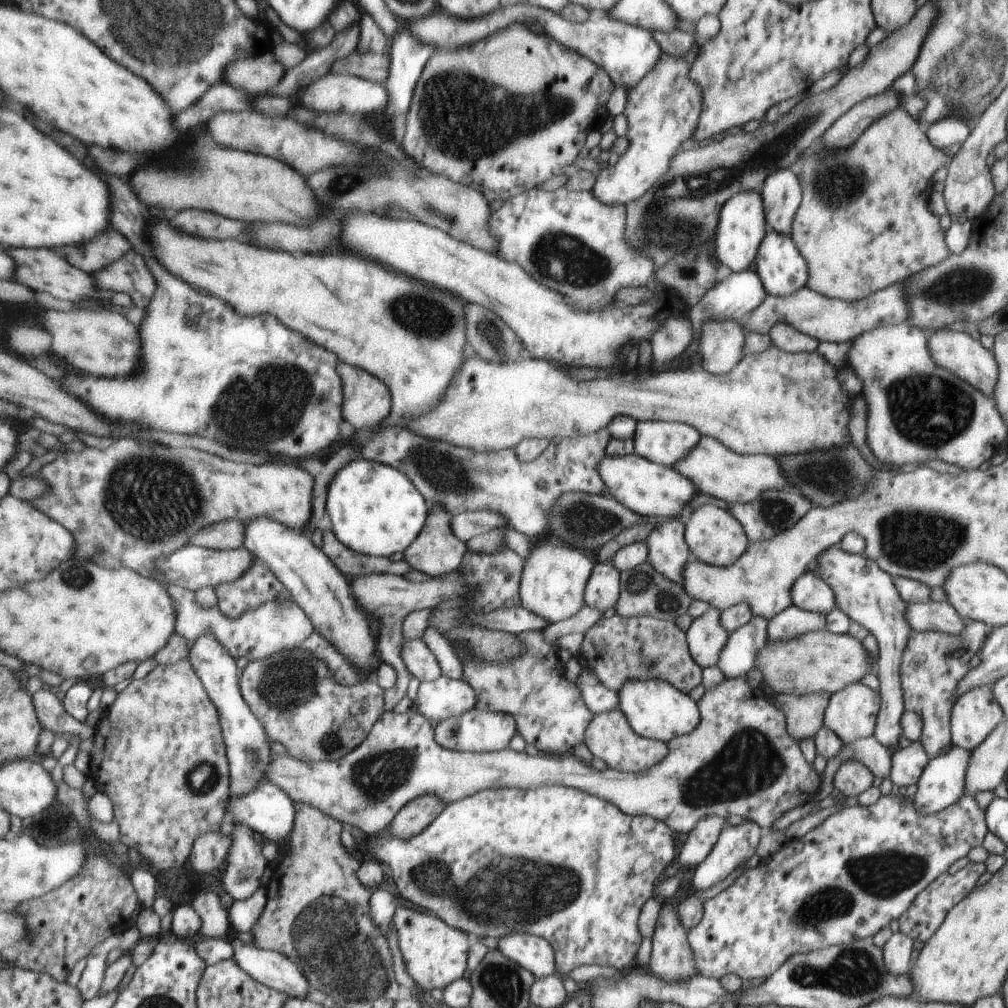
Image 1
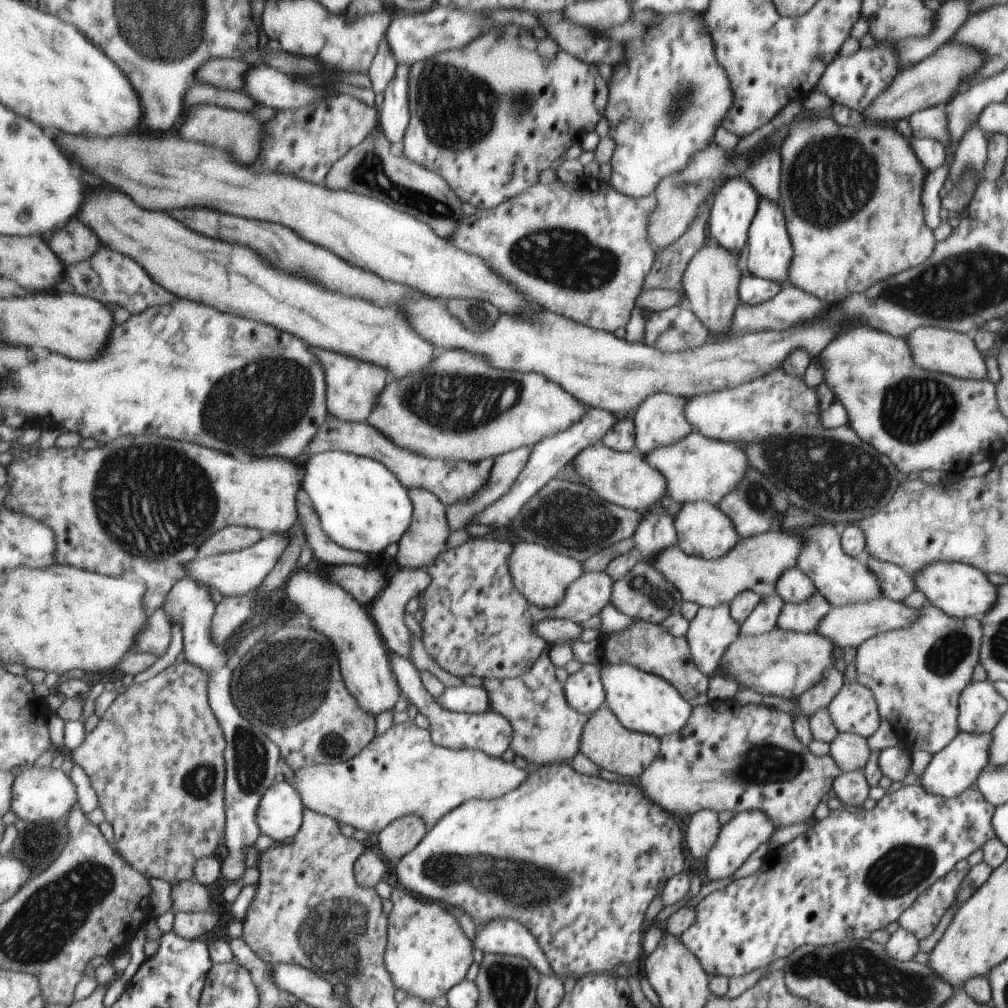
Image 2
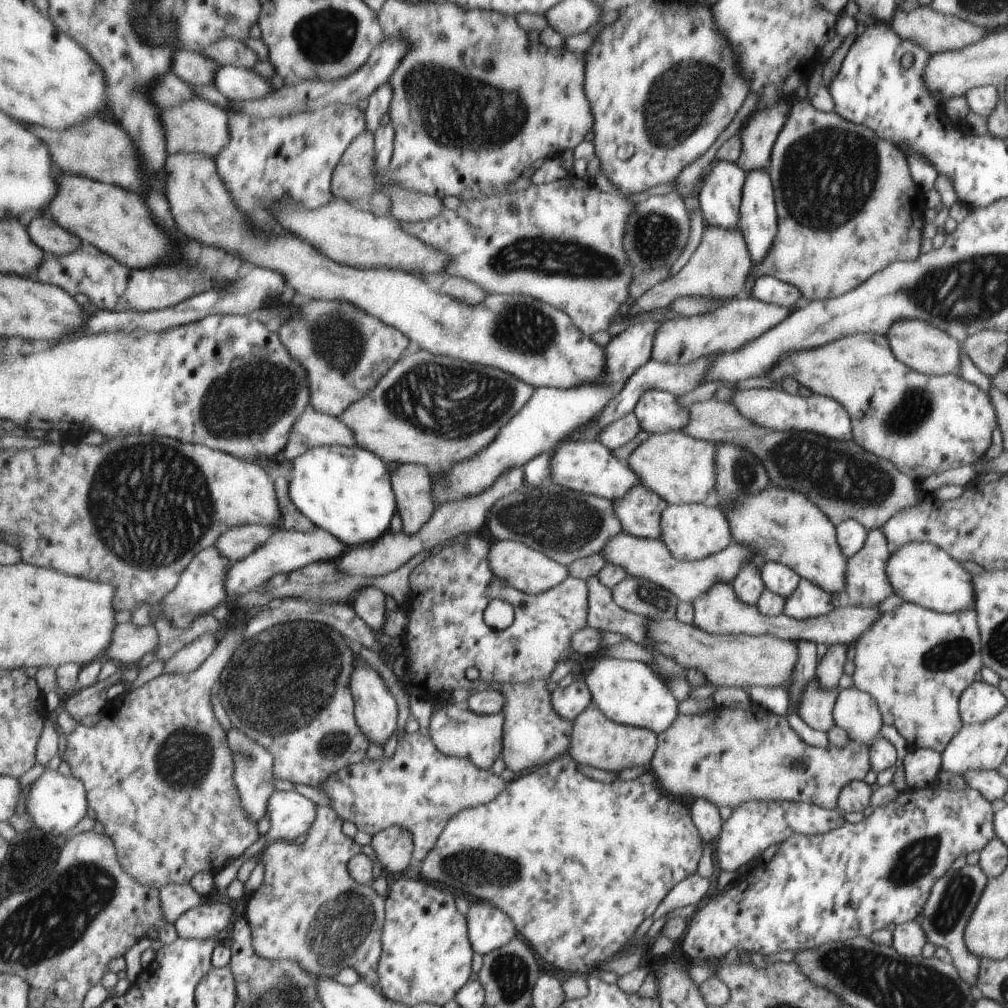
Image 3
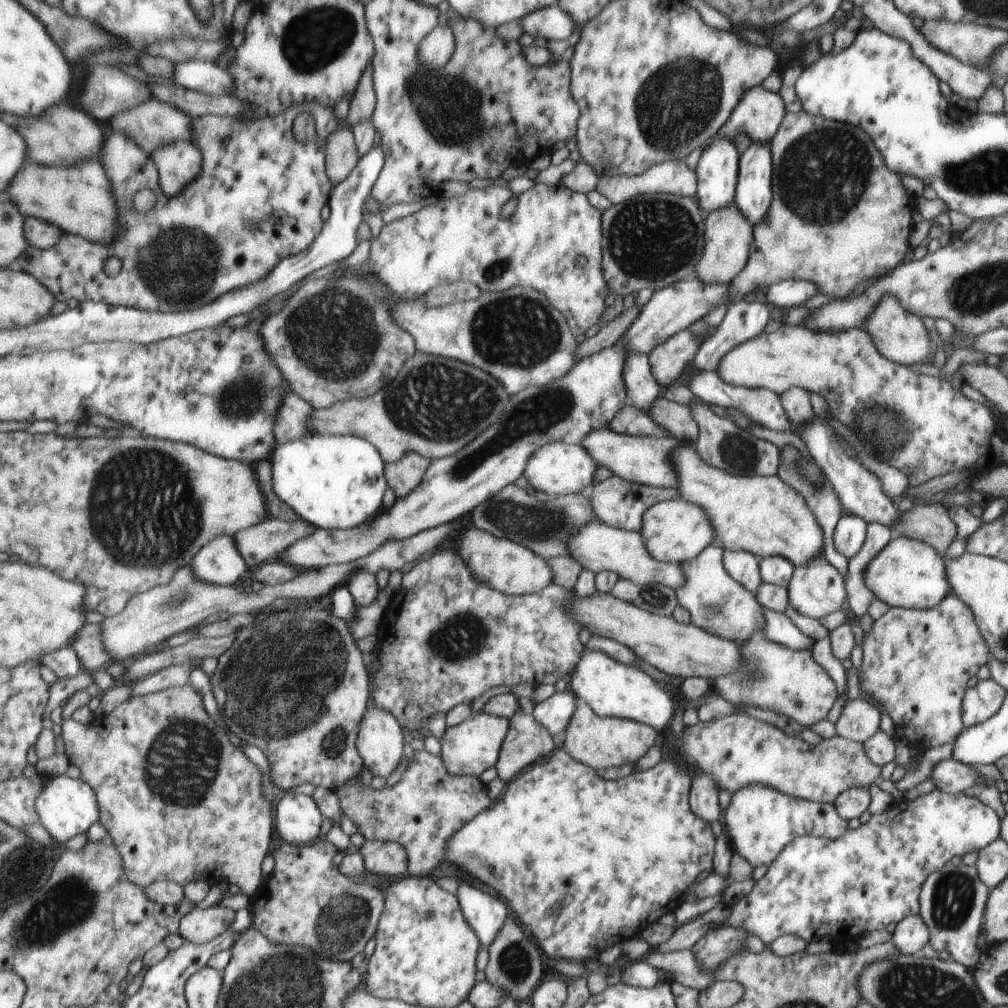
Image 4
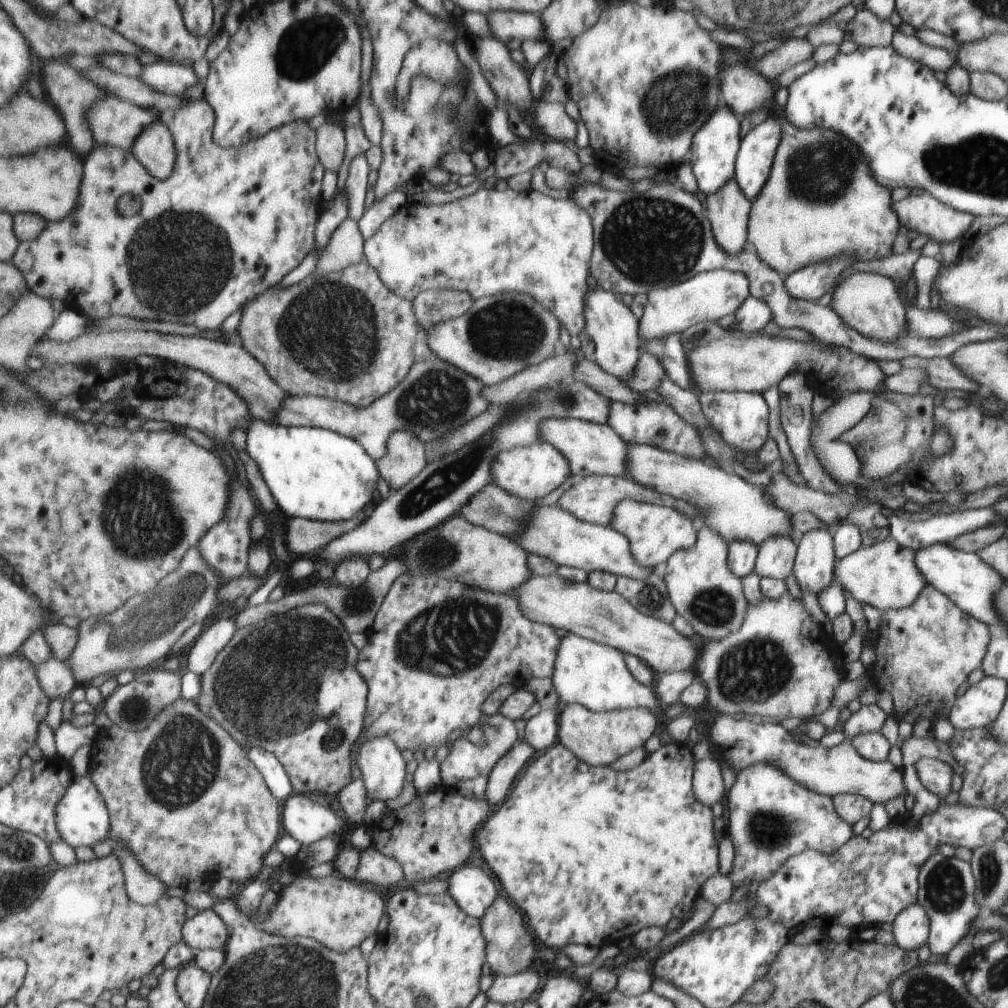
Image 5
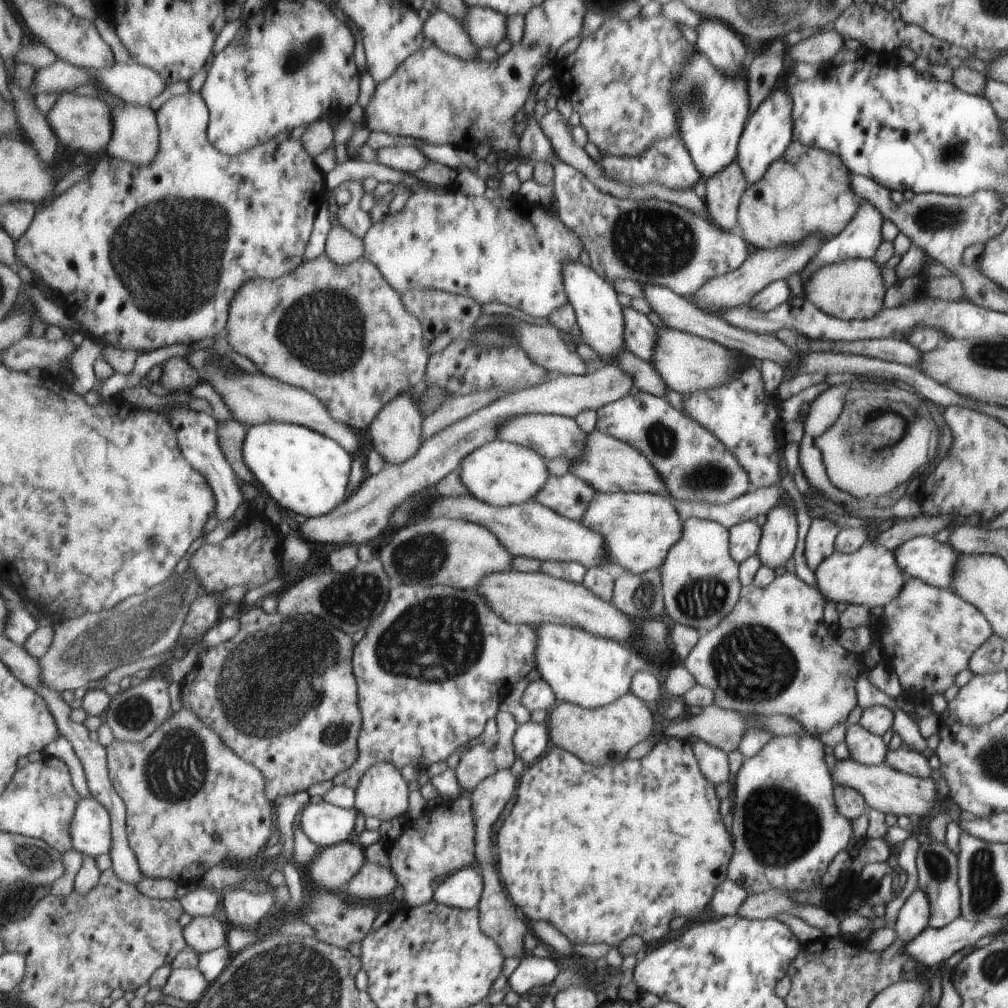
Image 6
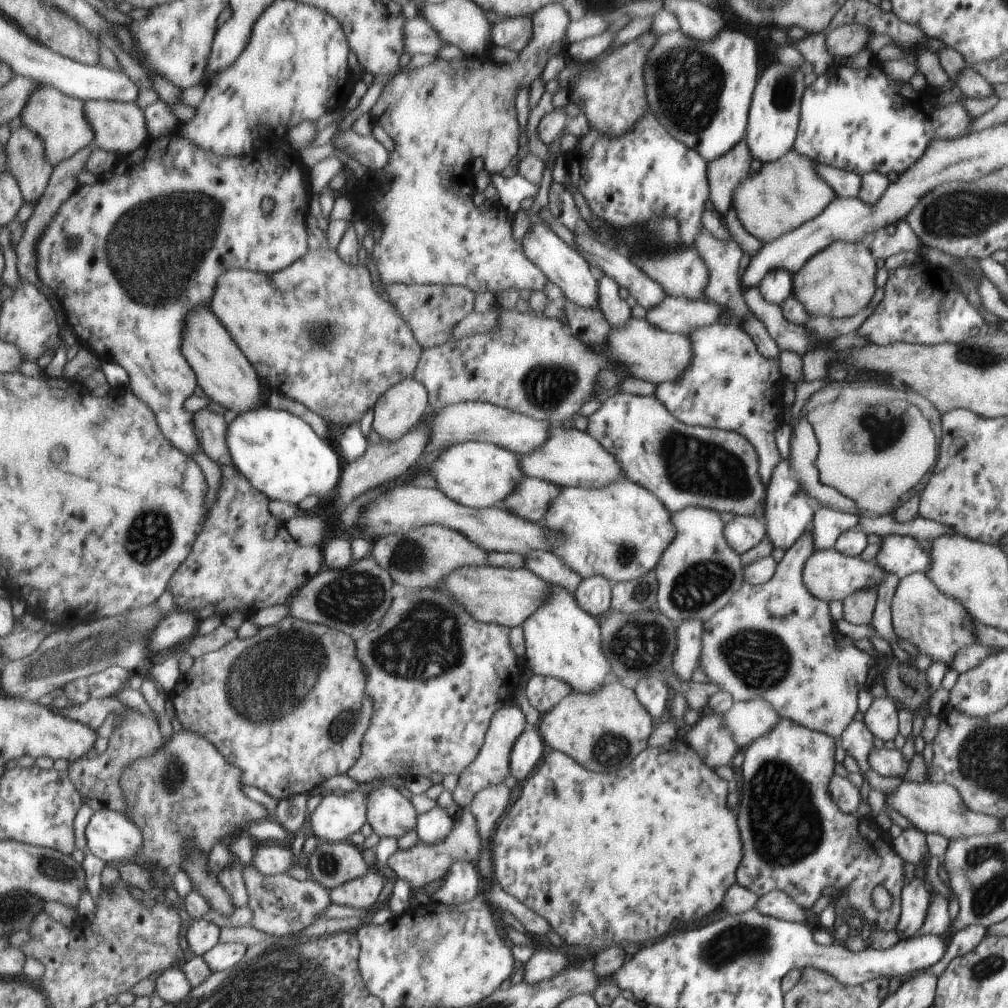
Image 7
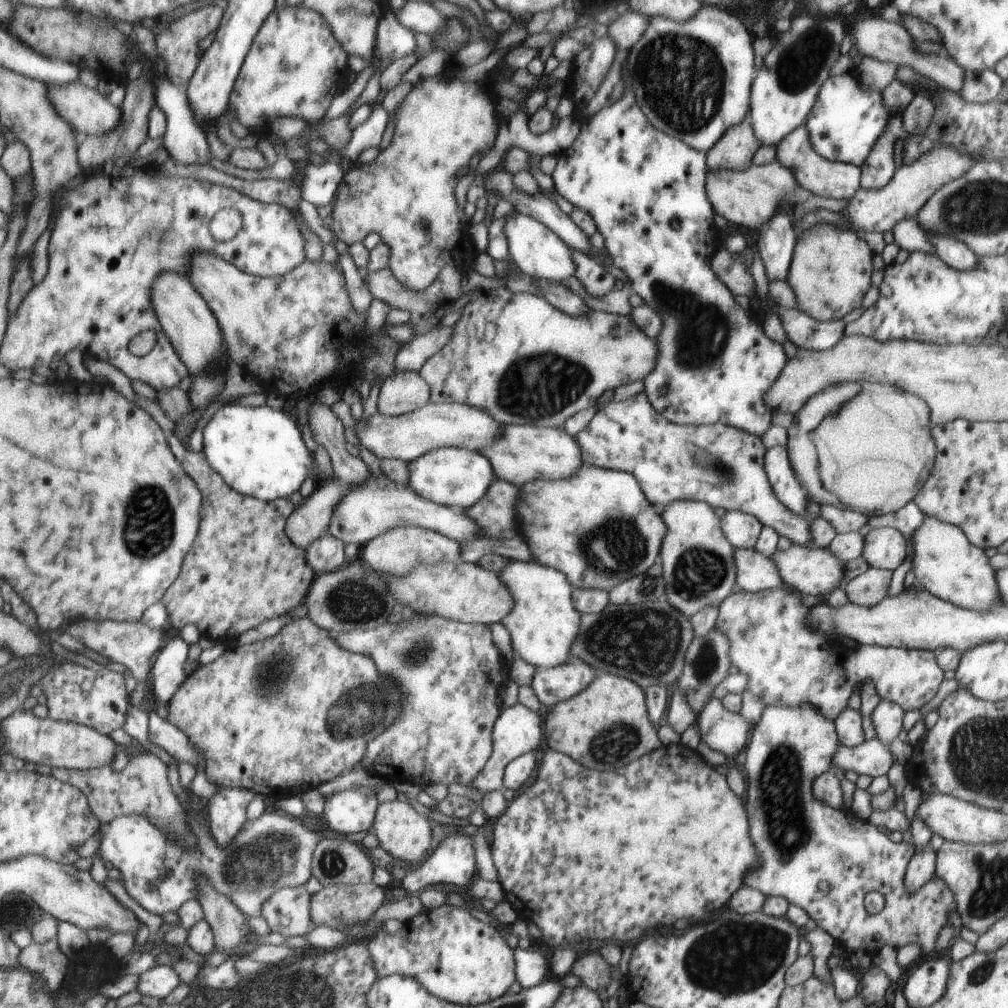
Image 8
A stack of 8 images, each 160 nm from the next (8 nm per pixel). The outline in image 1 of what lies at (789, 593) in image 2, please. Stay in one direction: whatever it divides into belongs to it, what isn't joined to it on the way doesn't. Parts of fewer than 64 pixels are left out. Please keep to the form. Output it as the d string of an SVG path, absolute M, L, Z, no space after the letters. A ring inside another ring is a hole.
M810 569L798 578L792 588L793 604L802 610L828 614L835 606L835 594L818 574Z

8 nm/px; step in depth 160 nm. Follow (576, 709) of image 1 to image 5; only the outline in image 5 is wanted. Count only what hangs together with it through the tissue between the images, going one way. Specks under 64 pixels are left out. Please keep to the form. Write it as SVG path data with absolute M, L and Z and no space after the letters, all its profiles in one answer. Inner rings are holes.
M526 739L516 742L513 745L513 749L501 758L494 768L494 770L488 775L488 784L486 786L486 794L484 799L492 806L502 802L506 796L508 796L508 790L512 786L512 782L516 780L516 776L520 774L520 770L528 764L530 756L534 754L534 746Z

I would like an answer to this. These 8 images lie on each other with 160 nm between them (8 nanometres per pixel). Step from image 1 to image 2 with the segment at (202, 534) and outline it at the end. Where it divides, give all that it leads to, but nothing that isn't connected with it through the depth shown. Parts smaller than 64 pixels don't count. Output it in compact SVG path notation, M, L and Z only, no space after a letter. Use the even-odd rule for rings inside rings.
M232 525L217 532L201 548L202 556L211 557L241 551L257 545L267 534L262 529Z

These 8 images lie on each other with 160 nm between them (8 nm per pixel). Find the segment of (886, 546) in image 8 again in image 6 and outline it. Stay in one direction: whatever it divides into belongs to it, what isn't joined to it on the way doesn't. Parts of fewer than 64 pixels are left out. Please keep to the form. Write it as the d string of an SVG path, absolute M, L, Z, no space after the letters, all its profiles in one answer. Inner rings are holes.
M916 536L896 548L897 562L906 577L920 578L930 586L951 590L963 555L949 543Z

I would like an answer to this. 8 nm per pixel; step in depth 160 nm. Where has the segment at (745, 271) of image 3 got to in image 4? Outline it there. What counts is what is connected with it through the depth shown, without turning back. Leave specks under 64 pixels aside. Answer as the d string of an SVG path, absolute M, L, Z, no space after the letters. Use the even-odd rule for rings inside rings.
M732 204L724 209L716 209L704 215L705 253L695 270L696 276L706 284L730 283L745 269L748 264L750 249L753 244L754 224ZM635 305L630 309L624 309L614 320L610 320L606 326L603 326L596 335L583 341L576 350L576 362L616 344L630 328L640 311L641 309L636 308Z

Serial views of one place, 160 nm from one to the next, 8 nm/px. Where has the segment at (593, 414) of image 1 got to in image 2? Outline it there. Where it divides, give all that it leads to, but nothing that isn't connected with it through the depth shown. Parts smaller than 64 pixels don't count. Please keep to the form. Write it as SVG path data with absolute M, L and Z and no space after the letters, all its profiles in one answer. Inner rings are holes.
M444 350L442 358L436 354L436 360L430 364L428 369L422 369L420 373L412 373L410 376L404 377L403 379L391 377L386 384L386 388L384 388L384 392L382 392L380 396L380 401L377 402L377 408L373 410L373 413L369 414L365 422L384 432L384 434L392 439L399 447L413 451L423 457L440 460L480 462L495 459L496 457L500 457L501 454L508 453L520 447L532 448L538 441L552 437L556 433L561 433L563 430L568 429L570 425L576 424L586 412L588 412L588 406L586 406L586 404L580 402L576 396L564 390L560 384L550 382L544 375L538 373L505 371L495 366L490 366L487 359L479 355L467 353L462 350L460 350L460 352L458 352L458 350ZM781 368L733 389L694 395L688 399L685 417L696 430L711 439L734 444L745 445L789 435L799 428L820 426L820 398L815 388L807 388L802 377L794 377Z

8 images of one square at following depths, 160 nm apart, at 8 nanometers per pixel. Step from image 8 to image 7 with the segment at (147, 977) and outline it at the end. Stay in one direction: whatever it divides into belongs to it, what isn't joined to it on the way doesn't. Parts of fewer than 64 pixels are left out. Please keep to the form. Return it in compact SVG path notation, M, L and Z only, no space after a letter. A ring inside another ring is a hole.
M170 969L158 979L157 994L166 1002L175 1005L184 1005L194 989L194 984L182 969Z

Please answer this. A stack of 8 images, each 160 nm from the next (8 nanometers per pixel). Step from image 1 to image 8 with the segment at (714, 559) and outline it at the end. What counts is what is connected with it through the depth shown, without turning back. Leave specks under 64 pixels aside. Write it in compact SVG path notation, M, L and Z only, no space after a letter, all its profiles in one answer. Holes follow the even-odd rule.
M585 465L576 476L566 478L566 480L538 480L538 482L528 482L522 487L522 502L518 504L518 518L520 518L521 533L530 548L530 552L534 554L536 561L542 565L553 567L555 570L561 571L568 576L569 583L573 589L598 588L609 592L614 586L621 585L622 580L628 580L632 576L647 573L655 564L656 558L659 558L662 540L666 536L666 524L664 520L652 510L652 503L649 502L644 490L638 480L632 474L618 471L608 470L606 468L596 467L593 465Z

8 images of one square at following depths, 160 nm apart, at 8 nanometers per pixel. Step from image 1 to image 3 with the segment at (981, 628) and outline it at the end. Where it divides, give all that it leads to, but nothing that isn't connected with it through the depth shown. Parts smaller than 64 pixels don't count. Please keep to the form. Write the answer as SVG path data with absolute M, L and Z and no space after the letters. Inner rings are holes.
M904 601L896 610L882 613L877 621L854 642L854 686L877 701L885 723L896 727L908 746L932 749L942 753L960 732L964 723L960 713L960 698L982 668L977 611L966 608L953 613L939 613L926 607Z

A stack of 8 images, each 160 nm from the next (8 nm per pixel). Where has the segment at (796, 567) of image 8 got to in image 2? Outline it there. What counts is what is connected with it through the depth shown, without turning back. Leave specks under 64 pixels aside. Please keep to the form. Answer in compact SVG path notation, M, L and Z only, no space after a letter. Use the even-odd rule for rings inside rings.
M934 561L912 578L914 591L920 591L930 604L956 618L984 616L998 602L996 588L988 582L984 571L960 562Z

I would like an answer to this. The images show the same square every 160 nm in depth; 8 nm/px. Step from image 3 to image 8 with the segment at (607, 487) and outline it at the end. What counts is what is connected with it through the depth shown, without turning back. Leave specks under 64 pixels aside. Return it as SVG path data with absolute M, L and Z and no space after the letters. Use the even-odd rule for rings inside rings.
M442 447L408 463L408 487L443 506L469 509L477 505L489 494L495 480L493 464L476 449Z

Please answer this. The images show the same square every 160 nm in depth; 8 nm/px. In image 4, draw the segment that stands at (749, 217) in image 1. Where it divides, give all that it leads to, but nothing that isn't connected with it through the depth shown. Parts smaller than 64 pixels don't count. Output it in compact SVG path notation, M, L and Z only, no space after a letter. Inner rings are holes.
M718 136L704 148L695 169L697 195L703 214L724 209L735 200L738 152L734 140Z

